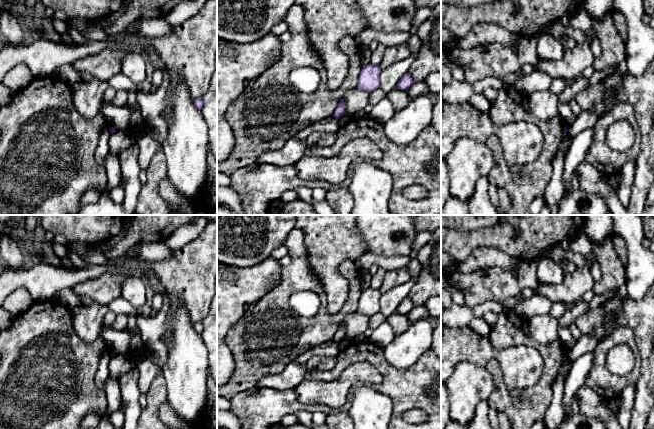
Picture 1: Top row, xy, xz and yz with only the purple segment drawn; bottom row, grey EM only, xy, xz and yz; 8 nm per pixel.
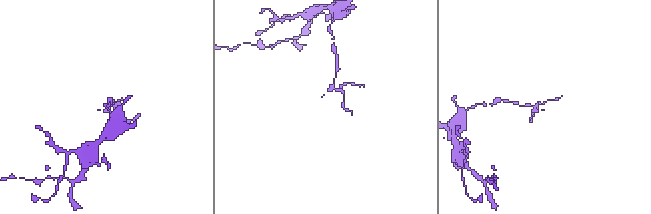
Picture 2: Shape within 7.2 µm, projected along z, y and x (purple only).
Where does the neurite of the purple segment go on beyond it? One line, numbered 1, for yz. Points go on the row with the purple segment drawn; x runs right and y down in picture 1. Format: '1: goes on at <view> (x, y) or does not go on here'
1: does not go on here

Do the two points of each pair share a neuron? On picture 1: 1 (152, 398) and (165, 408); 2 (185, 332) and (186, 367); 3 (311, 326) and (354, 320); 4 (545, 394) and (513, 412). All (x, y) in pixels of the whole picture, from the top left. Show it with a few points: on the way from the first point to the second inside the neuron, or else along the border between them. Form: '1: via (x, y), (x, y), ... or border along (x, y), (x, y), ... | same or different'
1: border along (166, 401), (159, 407), (160, 418) | different
2: via (185, 341), (186, 358) | same
3: border along (355, 311), (349, 314), (341, 323) | different
4: via (537, 402), (527, 412), (521, 412) | same

